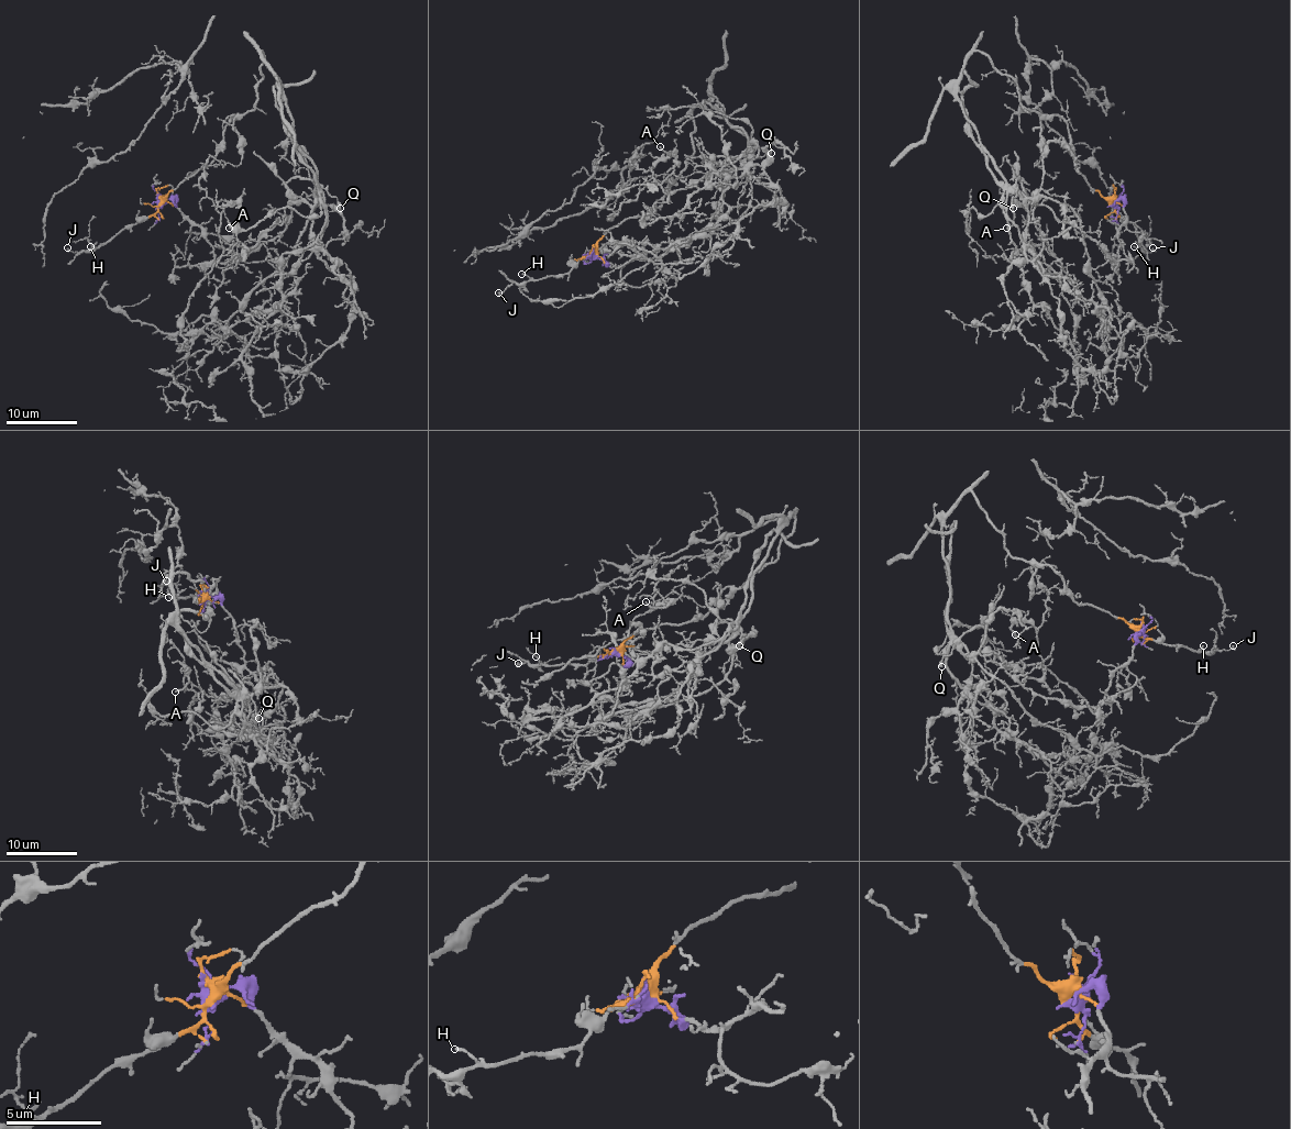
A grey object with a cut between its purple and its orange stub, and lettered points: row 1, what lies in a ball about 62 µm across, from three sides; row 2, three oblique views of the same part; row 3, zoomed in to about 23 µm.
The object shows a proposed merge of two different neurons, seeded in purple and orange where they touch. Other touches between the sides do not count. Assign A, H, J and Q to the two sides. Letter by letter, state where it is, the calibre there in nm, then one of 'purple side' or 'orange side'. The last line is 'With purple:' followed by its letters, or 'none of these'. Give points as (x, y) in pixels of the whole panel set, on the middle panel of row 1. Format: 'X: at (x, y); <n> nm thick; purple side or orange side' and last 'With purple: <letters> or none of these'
A: at (660, 146); 160 nm thick; purple side
H: at (521, 274); 120 nm thick; orange side
J: at (498, 292); 150 nm thick; orange side
Q: at (771, 153); 260 nm thick; purple side
With purple: A, Q

